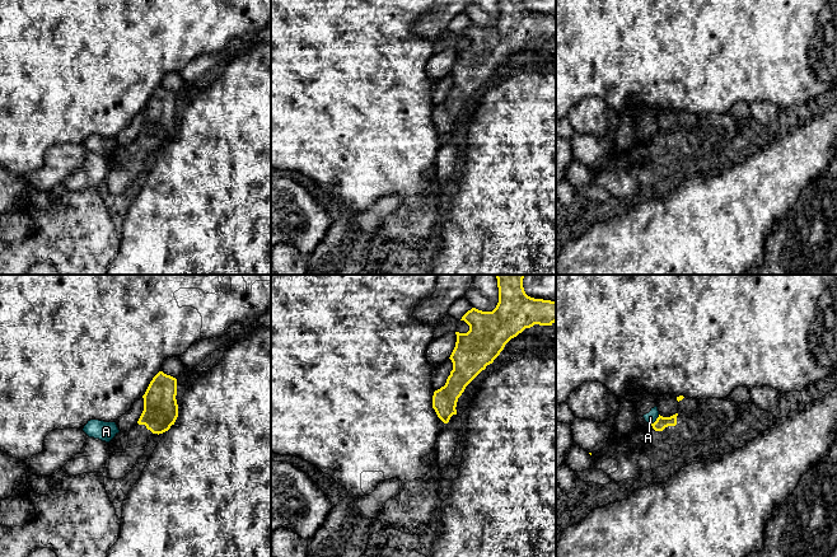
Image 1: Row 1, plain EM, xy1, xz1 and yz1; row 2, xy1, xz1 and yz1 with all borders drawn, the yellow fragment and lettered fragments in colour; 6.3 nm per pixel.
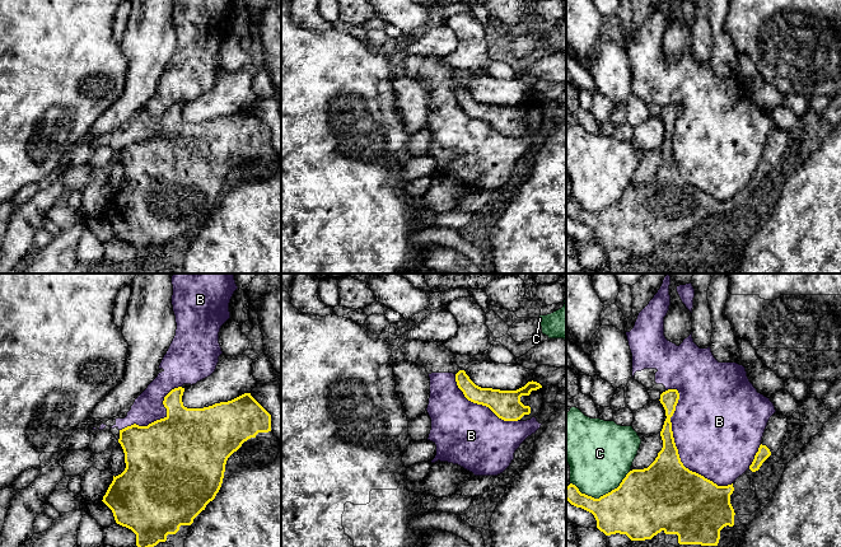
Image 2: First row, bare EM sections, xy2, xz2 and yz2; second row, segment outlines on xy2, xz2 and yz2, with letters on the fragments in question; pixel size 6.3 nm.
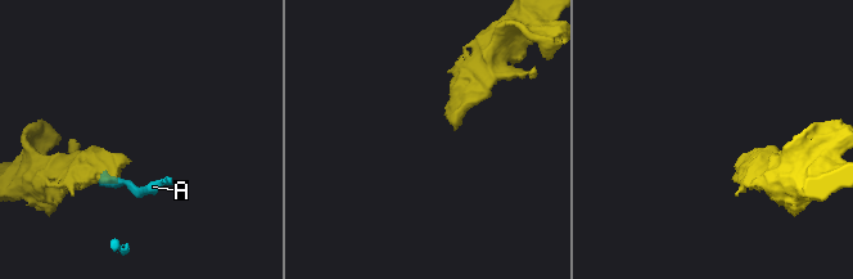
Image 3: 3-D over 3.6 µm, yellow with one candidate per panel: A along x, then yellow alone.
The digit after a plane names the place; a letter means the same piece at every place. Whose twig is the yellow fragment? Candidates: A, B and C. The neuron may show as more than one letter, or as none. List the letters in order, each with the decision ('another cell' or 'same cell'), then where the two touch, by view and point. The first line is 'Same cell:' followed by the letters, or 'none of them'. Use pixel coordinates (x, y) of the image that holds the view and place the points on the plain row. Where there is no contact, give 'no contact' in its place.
Same cell: none of them
A: another cell; meets yellow in yz1 at (657, 135)
B: another cell; meets yellow in yz2 at (676, 163)
C: another cell; meets yellow in yz2 at (601, 211)

